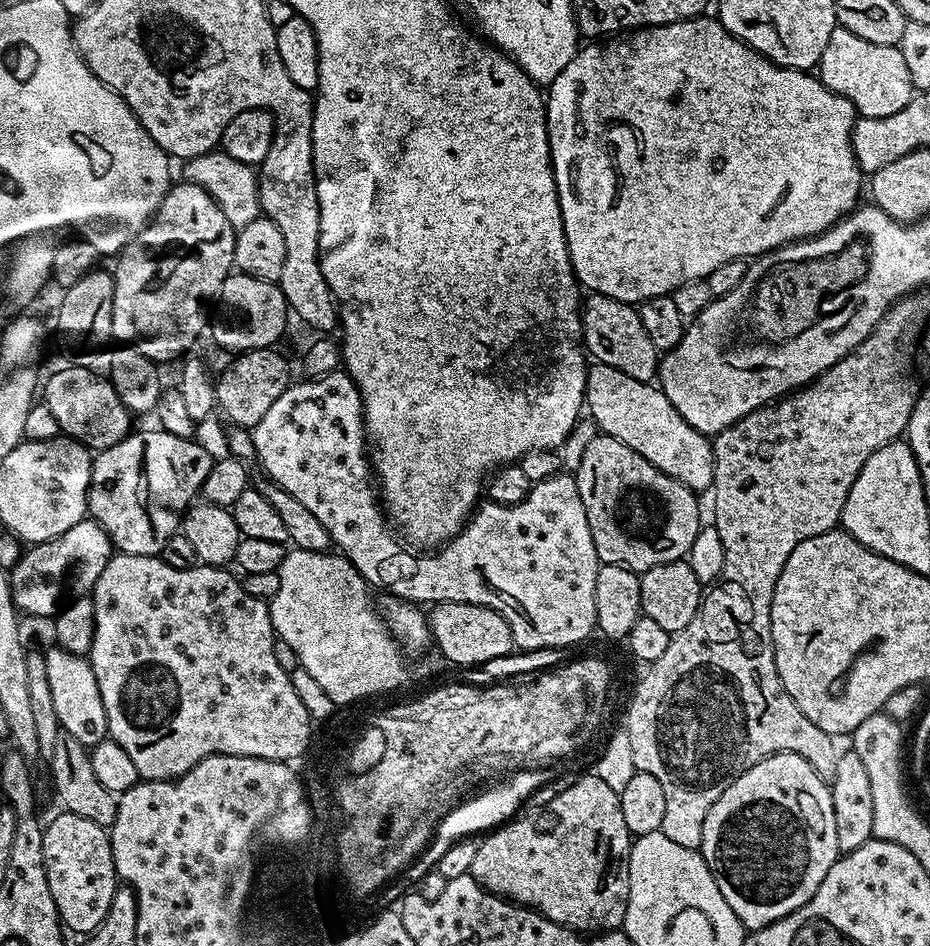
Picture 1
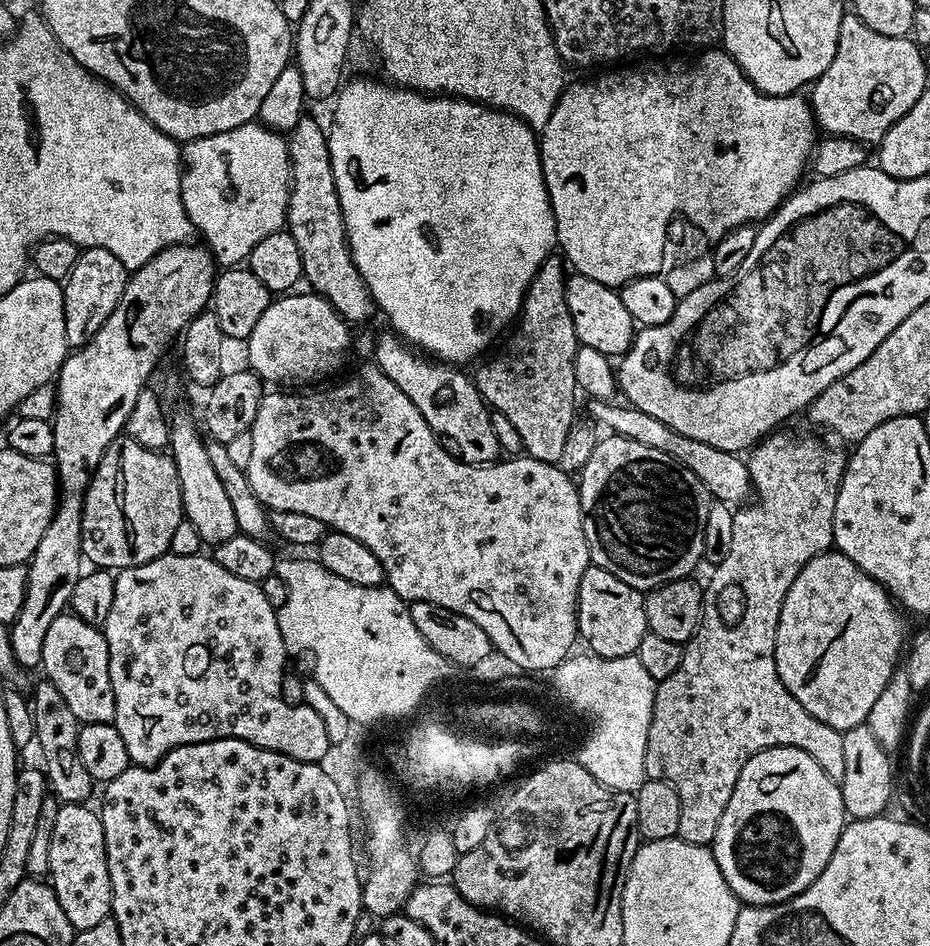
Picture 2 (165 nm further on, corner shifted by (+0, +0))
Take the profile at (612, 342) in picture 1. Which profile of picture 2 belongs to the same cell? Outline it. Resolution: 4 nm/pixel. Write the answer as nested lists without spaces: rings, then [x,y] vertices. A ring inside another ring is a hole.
[[[572,274],[564,281],[566,306],[570,306],[570,318],[574,318],[574,334],[577,341],[585,348],[598,350],[603,356],[619,358],[632,345],[634,322],[626,306],[622,306],[619,291],[602,286],[579,274]]]

